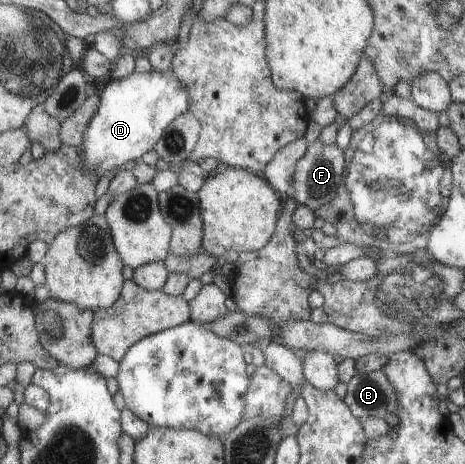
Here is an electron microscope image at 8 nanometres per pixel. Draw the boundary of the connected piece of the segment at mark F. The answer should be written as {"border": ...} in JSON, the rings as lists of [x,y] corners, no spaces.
{"border":[[[320,139],[310,143],[306,154],[296,163],[293,174],[291,191],[293,199],[301,206],[310,208],[313,212],[318,210],[323,204],[332,202],[340,193],[344,183],[344,150],[336,143],[332,145],[324,144]]]}

